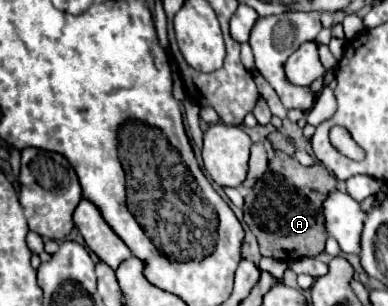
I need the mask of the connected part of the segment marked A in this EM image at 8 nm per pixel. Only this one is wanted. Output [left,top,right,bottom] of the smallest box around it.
[244,151,338,263]

